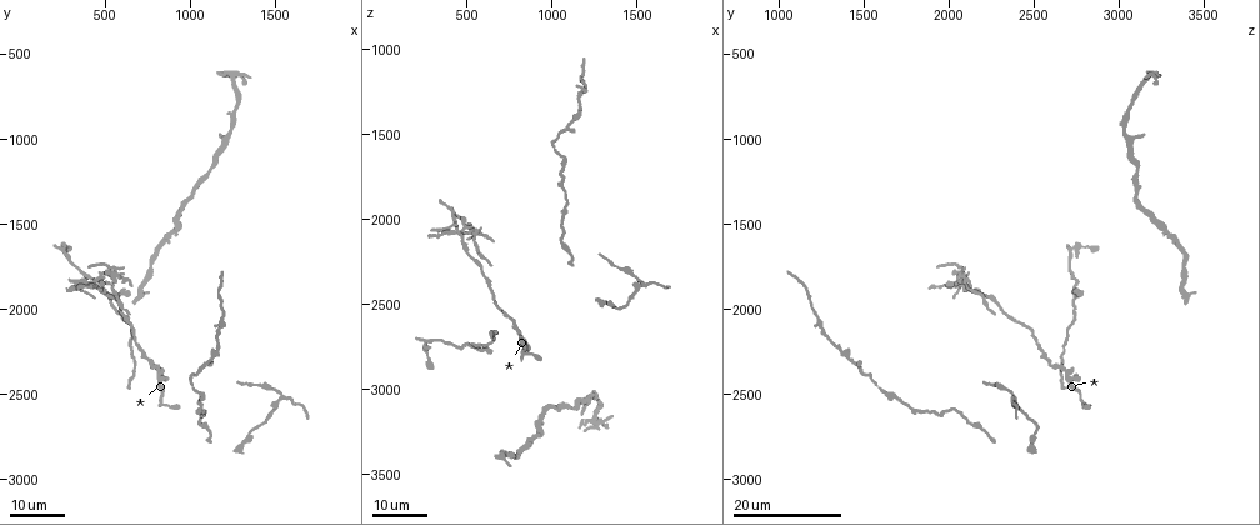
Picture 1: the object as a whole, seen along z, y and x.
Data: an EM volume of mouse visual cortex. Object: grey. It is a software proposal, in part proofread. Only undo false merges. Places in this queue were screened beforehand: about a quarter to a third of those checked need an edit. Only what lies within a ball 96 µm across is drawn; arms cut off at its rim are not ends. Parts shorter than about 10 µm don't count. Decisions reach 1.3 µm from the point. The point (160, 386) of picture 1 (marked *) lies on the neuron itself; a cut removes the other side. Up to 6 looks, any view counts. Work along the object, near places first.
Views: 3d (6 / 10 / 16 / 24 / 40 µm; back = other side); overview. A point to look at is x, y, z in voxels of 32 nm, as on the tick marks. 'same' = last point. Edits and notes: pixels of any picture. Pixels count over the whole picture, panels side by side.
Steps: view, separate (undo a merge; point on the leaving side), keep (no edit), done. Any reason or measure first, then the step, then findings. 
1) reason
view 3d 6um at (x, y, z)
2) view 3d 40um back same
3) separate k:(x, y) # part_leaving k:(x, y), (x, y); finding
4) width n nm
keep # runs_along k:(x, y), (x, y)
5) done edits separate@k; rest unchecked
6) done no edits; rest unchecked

view 3d 24um at (840, 2400, 2720)

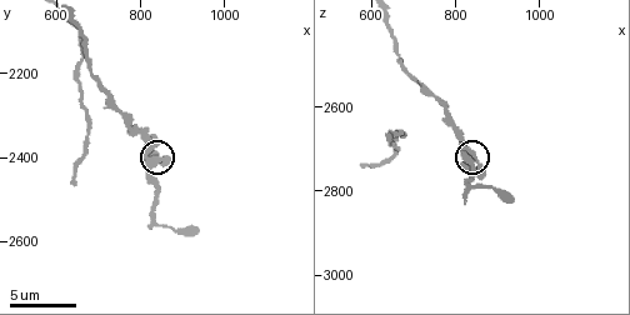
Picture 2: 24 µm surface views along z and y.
closer look
view 3d 6um at (845, 2410, 2725)

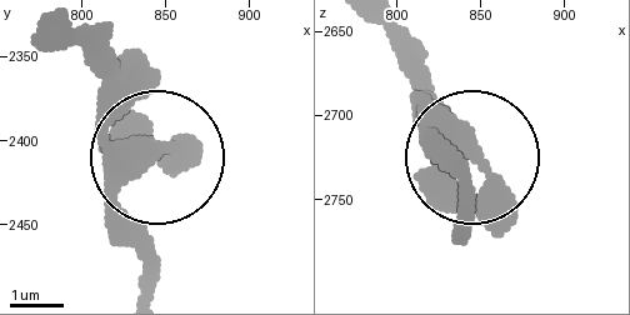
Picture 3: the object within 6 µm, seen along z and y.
side_arm 50 um
keep # one neuron here

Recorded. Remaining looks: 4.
three arms meet
view 3d 24um at (1540, 2500, 2380)

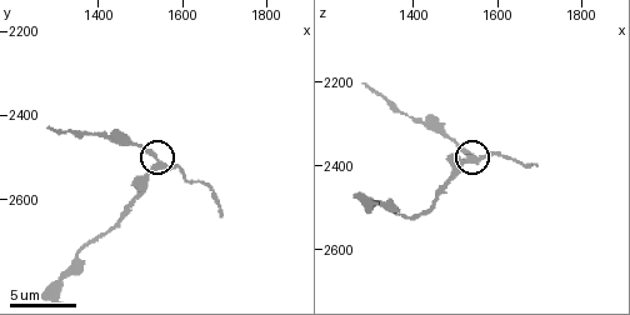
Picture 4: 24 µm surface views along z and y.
view 3d 6um at (1540, 2520, 2385)

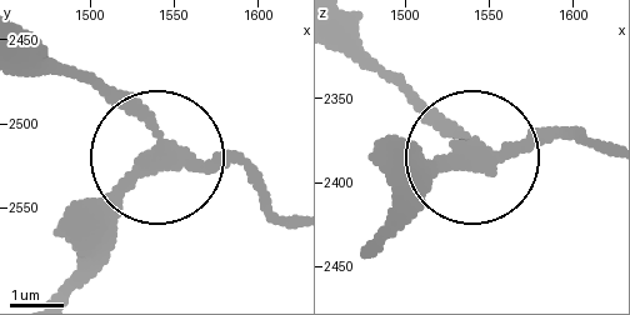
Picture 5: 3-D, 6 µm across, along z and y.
arms 3
keep # continuous, no second neuron

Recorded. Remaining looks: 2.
looks like a crossing
view 3d 16um at (440, 1840, 2060)

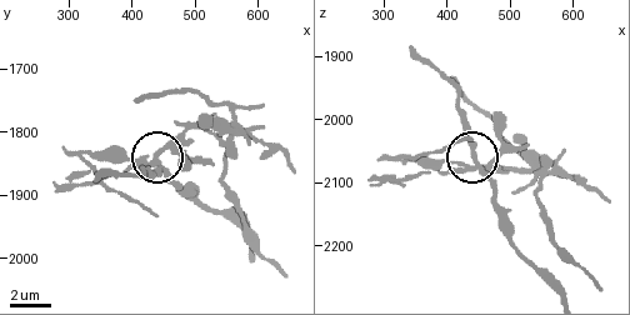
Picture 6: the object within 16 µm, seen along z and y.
closer look
view 3d 6um at (435, 1845, 2075)

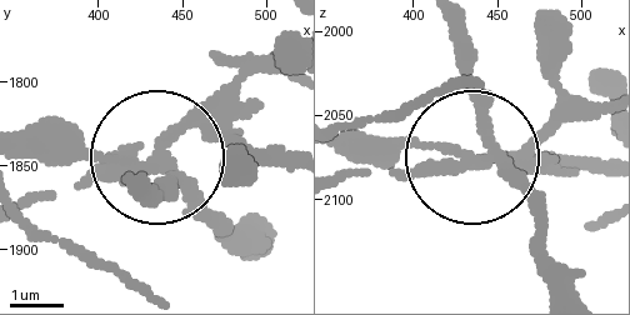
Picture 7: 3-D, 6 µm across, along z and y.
arms 4
separate 7:(95, 151) # two neurons meet here

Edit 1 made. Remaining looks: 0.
done edits separate@7; rest unchecked

